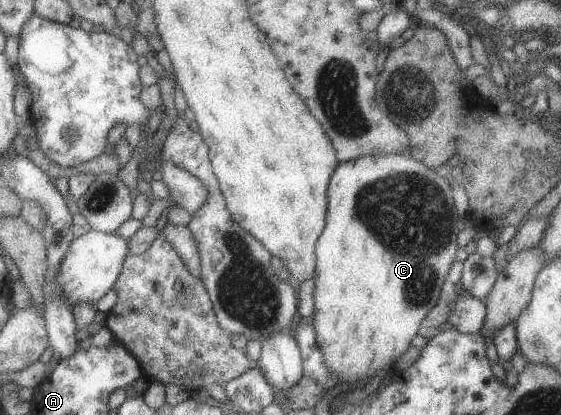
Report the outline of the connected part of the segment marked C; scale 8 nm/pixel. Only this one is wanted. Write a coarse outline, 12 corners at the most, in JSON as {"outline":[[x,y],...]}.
{"outline":[[339,162],[315,242],[326,368],[368,382],[454,262],[445,177]]}

